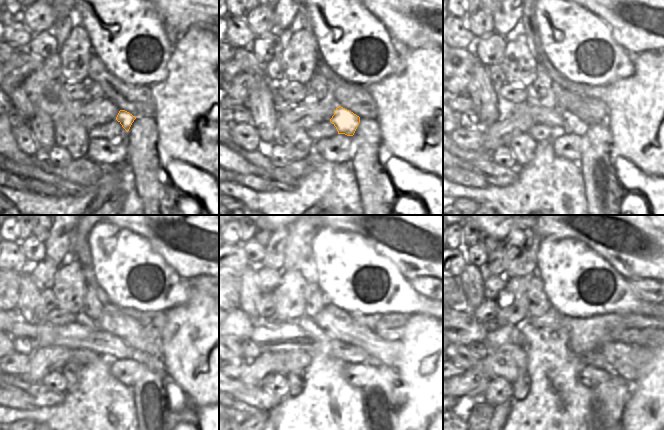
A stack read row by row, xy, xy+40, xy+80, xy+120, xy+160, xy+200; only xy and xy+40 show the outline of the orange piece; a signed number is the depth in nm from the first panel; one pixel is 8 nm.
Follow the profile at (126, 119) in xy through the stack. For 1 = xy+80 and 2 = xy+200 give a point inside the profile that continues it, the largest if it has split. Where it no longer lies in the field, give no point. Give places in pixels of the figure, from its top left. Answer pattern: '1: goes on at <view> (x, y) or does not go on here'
1: goes on at xy+80 (565, 122)
2: goes on at xy+200 (495, 338)

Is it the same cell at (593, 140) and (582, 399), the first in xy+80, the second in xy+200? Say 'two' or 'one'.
two

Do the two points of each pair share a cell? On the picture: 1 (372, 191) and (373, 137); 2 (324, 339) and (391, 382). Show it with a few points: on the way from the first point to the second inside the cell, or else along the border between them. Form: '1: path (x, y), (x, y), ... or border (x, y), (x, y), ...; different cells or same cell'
1: path (372, 178), (372, 150); same cell
2: border (383, 363), (377, 363), (372, 366); different cells

